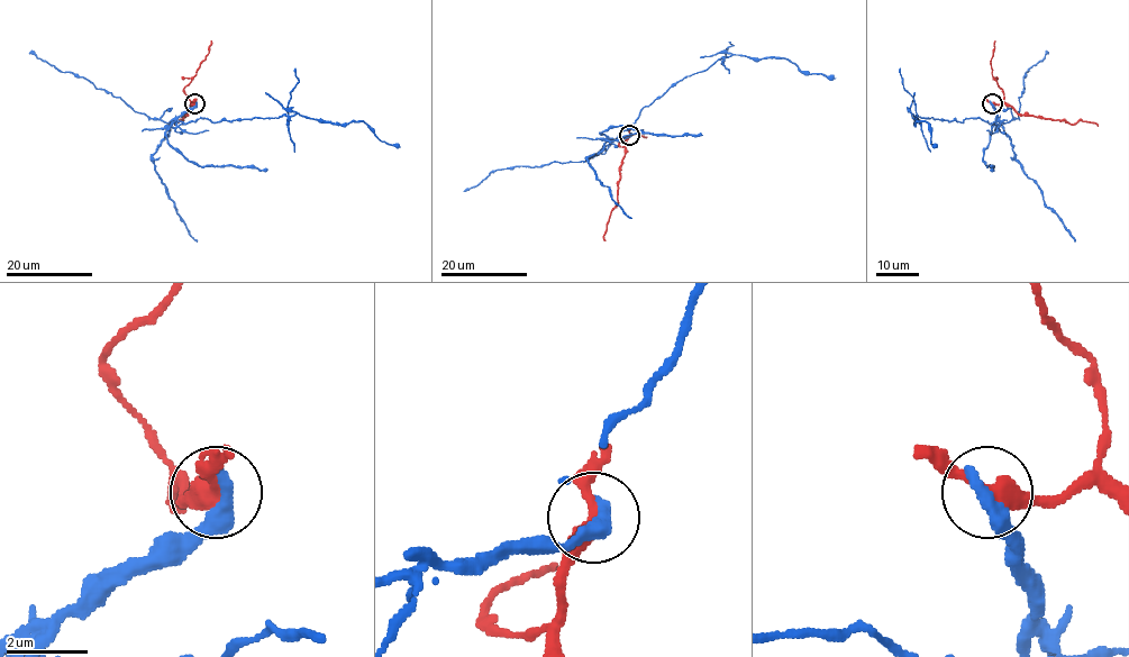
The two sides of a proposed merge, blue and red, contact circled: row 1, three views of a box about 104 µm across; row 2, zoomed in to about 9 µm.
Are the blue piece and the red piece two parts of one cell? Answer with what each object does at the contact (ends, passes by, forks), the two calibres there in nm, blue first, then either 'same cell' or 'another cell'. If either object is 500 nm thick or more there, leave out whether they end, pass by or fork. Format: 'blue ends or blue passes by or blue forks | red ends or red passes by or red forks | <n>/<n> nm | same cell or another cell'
500/400 nm | another cell

